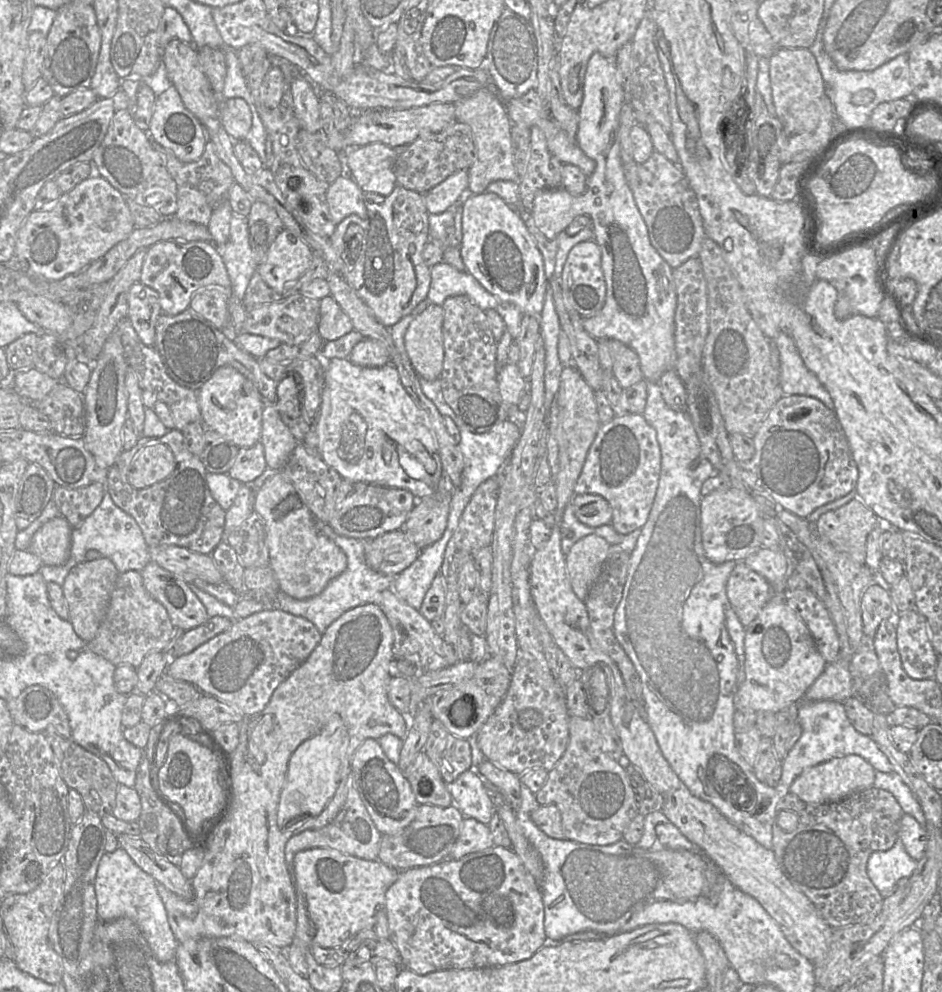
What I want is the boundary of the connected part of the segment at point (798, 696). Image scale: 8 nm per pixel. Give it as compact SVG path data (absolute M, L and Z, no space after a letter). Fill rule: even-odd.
M762 548L743 563L768 581L773 596L755 620L745 627L745 679L734 695L734 707L736 711L778 713L799 702L828 664L817 650L804 621L787 602L787 581L793 566L786 553L779 548Z

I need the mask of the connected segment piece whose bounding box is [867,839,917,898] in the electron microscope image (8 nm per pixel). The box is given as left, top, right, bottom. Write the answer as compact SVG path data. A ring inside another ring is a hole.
M898 839L891 849L870 855L867 874L880 894L886 898L899 887L898 881L910 877L916 867L917 861L908 855Z

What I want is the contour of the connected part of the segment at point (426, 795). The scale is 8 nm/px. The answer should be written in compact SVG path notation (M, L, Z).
M425 752L419 753L404 773L419 805L452 806L452 797L435 764Z

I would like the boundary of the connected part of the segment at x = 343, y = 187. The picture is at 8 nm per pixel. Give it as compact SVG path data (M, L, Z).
M342 175L329 185L326 200L333 223L337 225L352 214L365 217L364 194L350 175Z

